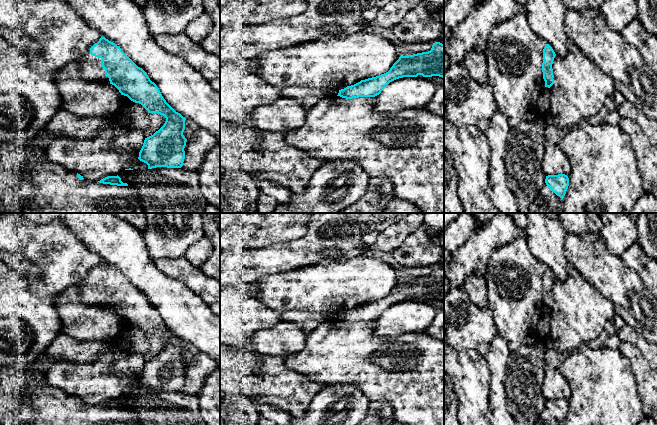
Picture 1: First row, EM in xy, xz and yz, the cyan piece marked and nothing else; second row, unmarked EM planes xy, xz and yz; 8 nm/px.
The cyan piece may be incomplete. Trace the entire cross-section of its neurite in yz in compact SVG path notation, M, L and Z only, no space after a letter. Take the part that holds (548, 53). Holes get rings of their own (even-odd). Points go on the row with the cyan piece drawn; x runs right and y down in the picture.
M545 44L543 49L543 63L542 63L542 72L543 79L545 81L545 87L550 88L554 84L554 75L552 64L556 54L552 47L549 44Z

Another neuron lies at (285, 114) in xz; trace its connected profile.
M281 97L275 103L260 106L248 119L235 123L240 128L251 128L263 132L280 132L297 129L305 122L307 110L294 98Z

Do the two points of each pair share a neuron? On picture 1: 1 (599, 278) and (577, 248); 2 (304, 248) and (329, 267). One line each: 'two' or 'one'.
1: one
2: two

